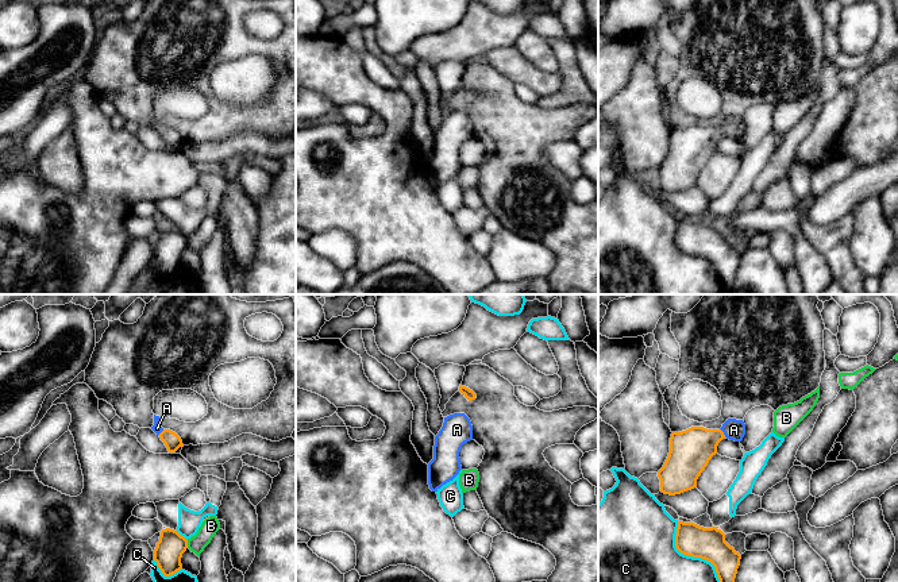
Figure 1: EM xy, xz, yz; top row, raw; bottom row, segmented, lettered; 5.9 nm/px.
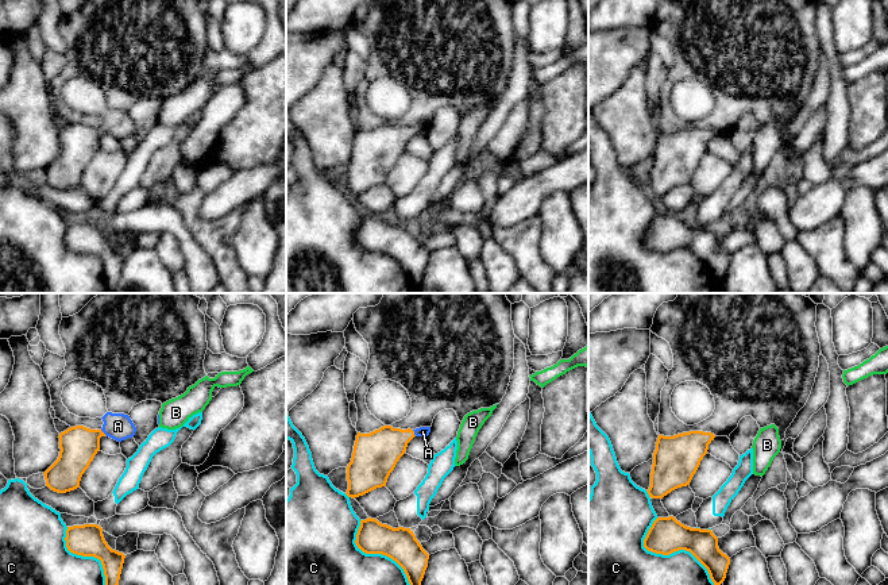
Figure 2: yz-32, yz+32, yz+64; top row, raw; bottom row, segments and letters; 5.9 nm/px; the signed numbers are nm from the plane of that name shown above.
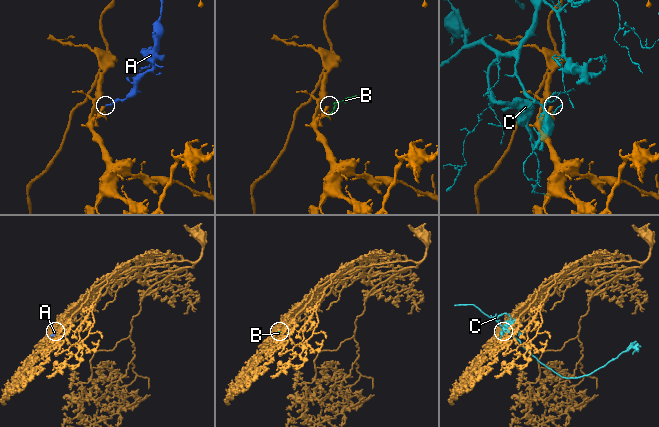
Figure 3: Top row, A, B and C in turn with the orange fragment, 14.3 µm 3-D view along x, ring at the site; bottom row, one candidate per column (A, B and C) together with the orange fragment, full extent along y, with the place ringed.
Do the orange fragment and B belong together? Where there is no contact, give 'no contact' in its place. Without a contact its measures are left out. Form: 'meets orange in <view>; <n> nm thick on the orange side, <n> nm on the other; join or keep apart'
meets orange in xy; 170 nm thick on the orange side, 100 nm on the other; keep apart

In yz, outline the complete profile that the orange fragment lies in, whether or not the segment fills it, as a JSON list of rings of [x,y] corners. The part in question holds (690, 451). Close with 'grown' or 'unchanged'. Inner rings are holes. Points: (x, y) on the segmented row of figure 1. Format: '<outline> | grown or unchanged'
[[[728,419],[720,429],[691,427],[672,432],[670,452],[658,471],[660,492],[675,496],[697,487],[697,479],[708,466],[722,439],[741,442],[745,435],[743,420]]] | grown

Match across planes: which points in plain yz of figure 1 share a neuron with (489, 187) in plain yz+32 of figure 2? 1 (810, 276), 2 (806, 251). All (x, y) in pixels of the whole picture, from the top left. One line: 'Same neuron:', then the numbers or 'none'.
Same neuron: 1, 2

